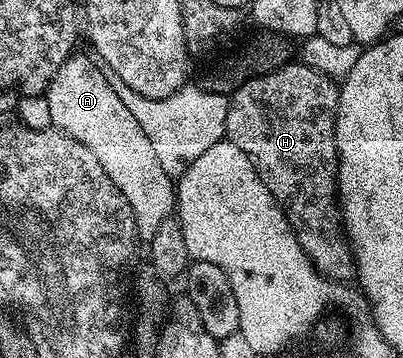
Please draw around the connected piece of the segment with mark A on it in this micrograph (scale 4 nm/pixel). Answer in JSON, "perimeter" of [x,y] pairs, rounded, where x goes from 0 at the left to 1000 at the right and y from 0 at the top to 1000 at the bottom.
{"perimeter":[[[174,154],[156,173],[107,260],[107,282],[122,299],[119,344],[206,397],[206,408],[216,408],[216,419],[246,441],[275,508],[285,508],[305,553],[315,553],[352,640],[392,637],[432,601],[432,506],[404,475],[404,464],[395,464],[395,441],[385,441],[385,419],[365,374],[355,374],[355,352],[335,341],[335,318],[325,318],[325,307],[305,296],[295,263],[275,251],[243,170],[228,154],[191,154]]]}

